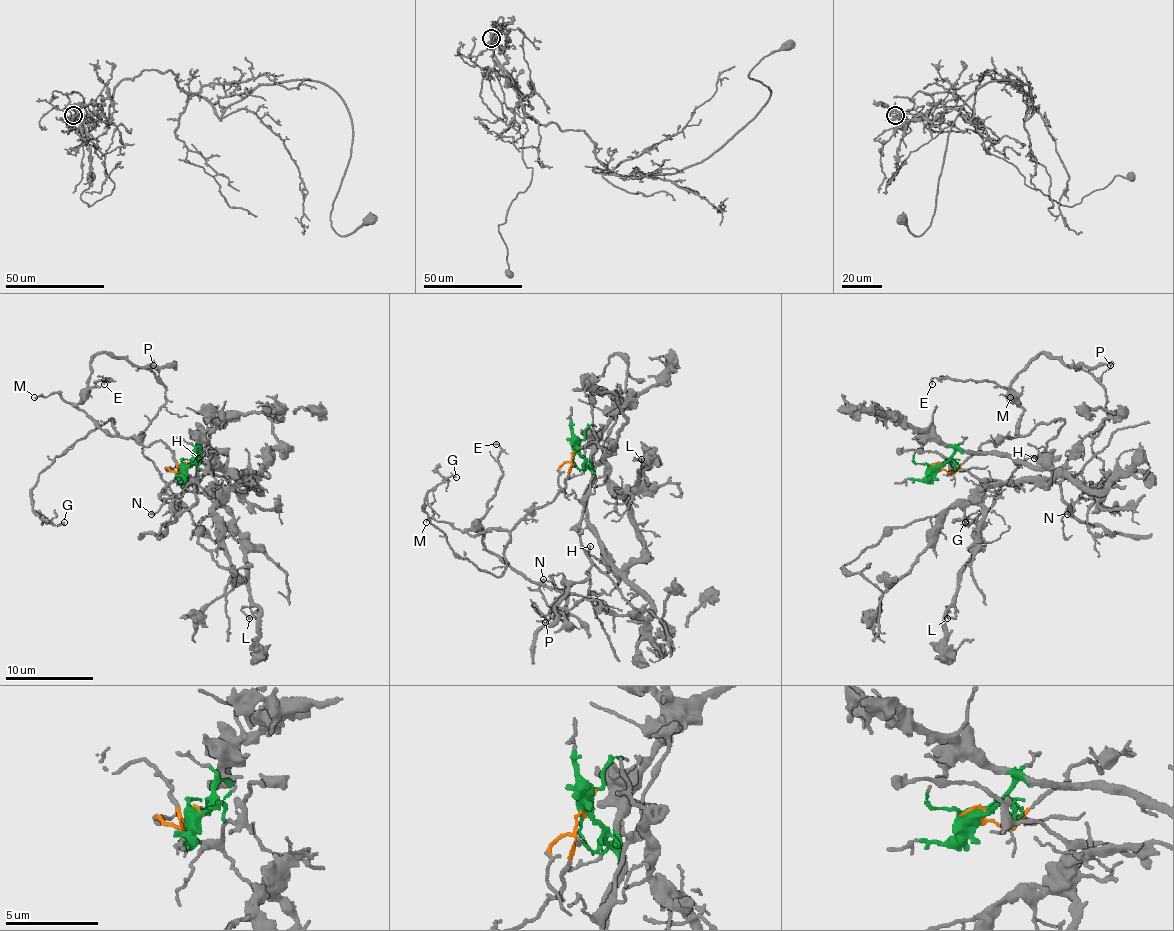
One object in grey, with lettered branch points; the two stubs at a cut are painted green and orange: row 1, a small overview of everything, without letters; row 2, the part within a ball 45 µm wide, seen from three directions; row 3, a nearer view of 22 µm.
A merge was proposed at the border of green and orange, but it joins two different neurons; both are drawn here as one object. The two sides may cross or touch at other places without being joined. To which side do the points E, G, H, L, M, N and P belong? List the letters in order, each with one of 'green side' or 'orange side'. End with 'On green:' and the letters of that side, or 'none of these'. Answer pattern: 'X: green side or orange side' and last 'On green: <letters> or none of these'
E: orange side
G: orange side
H: green side
L: green side
M: orange side
N: green side
P: orange side
On green: H, L, N

